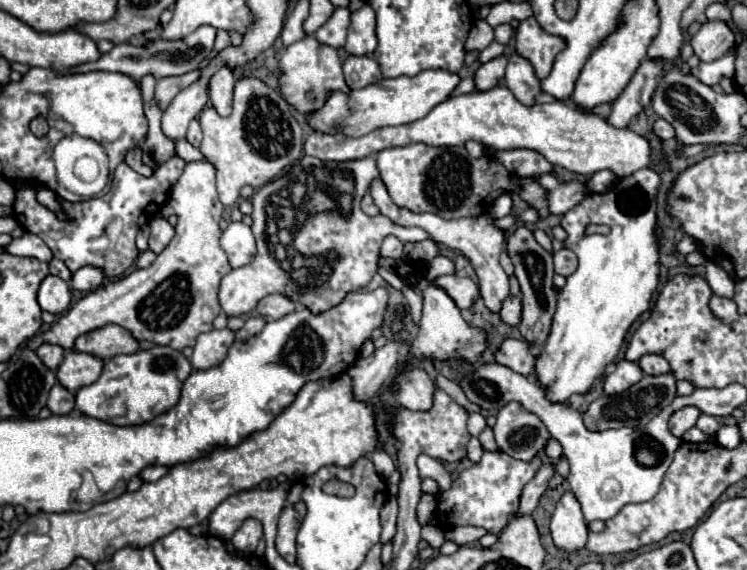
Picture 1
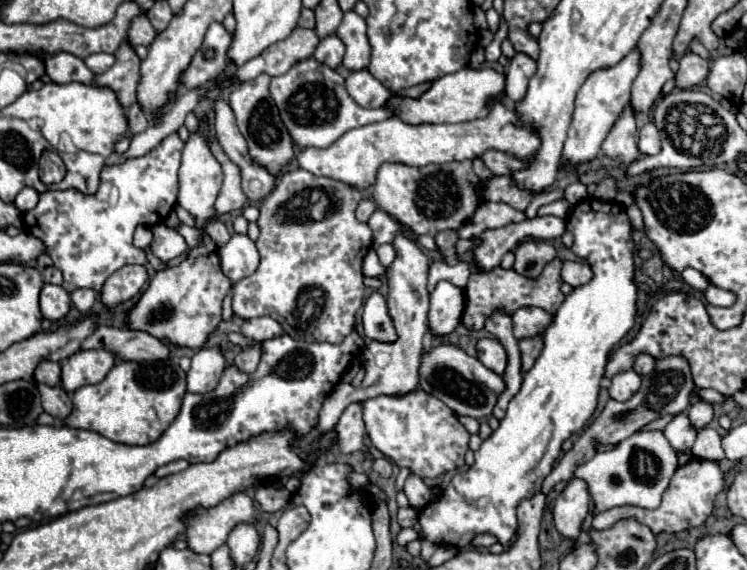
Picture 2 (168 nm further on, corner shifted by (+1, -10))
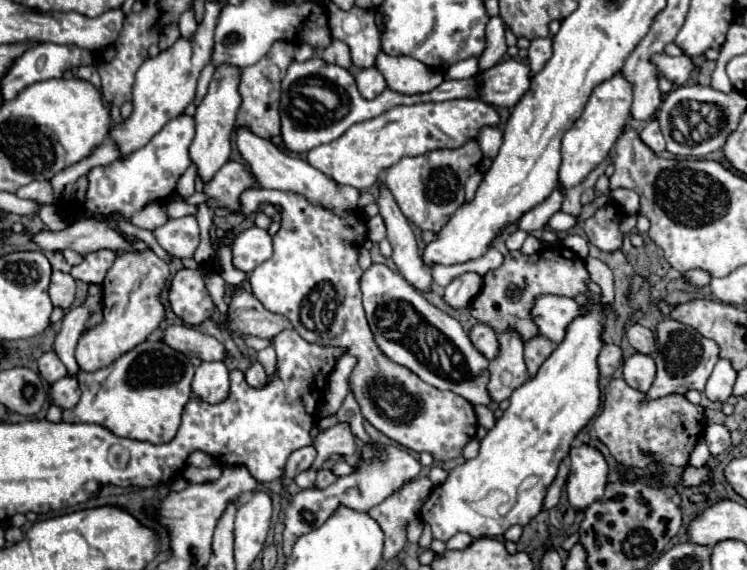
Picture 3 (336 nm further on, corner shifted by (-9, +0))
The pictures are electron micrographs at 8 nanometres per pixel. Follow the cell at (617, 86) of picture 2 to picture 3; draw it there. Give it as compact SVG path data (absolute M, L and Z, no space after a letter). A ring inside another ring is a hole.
M616 74L614 78L594 88L582 116L562 138L562 164L558 172L558 182L562 190L570 190L572 186L582 184L584 178L594 168L598 168L598 164L608 156L614 142L624 132L624 124L630 116L630 106L632 106L632 86L622 78L622 74Z

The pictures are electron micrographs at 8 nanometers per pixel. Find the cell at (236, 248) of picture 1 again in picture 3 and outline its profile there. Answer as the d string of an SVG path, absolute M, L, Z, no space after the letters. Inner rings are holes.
M258 226L248 228L234 240L232 254L234 266L250 274L256 266L260 266L272 256L272 236Z

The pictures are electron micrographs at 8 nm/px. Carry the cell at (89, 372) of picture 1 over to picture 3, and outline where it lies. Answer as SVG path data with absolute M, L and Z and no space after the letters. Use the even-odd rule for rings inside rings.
M150 248L142 252L124 252L114 260L100 286L104 320L98 326L86 328L78 338L76 360L80 364L80 370L94 372L112 364L118 356L144 342L162 324L166 310L160 302L160 294L166 288L168 276L168 264L160 260Z

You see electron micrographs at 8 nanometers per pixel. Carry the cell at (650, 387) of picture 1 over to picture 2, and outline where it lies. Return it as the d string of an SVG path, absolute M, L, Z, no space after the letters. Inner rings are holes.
M668 356L668 358L662 358L662 360L656 360L656 368L652 374L644 376L642 378L642 386L640 390L626 402L618 402L618 400L608 400L608 404L604 406L604 410L592 420L592 424L578 436L578 440L574 442L572 450L568 450L560 462L552 468L552 472L544 478L542 482L542 494L548 494L556 482L564 480L564 482L570 482L572 476L574 476L574 470L576 466L588 462L594 454L596 454L596 446L600 444L618 444L626 438L630 438L632 434L640 432L646 424L666 416L666 414L680 414L680 412L686 412L688 406L690 406L690 392L694 390L694 382L692 382L692 376L690 376L690 368L686 364L684 358L680 356Z

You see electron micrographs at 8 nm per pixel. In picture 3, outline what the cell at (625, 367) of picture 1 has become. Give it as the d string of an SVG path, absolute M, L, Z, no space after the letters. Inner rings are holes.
M640 352L632 354L624 362L624 380L628 386L646 392L656 378L656 364L650 356L644 356Z

